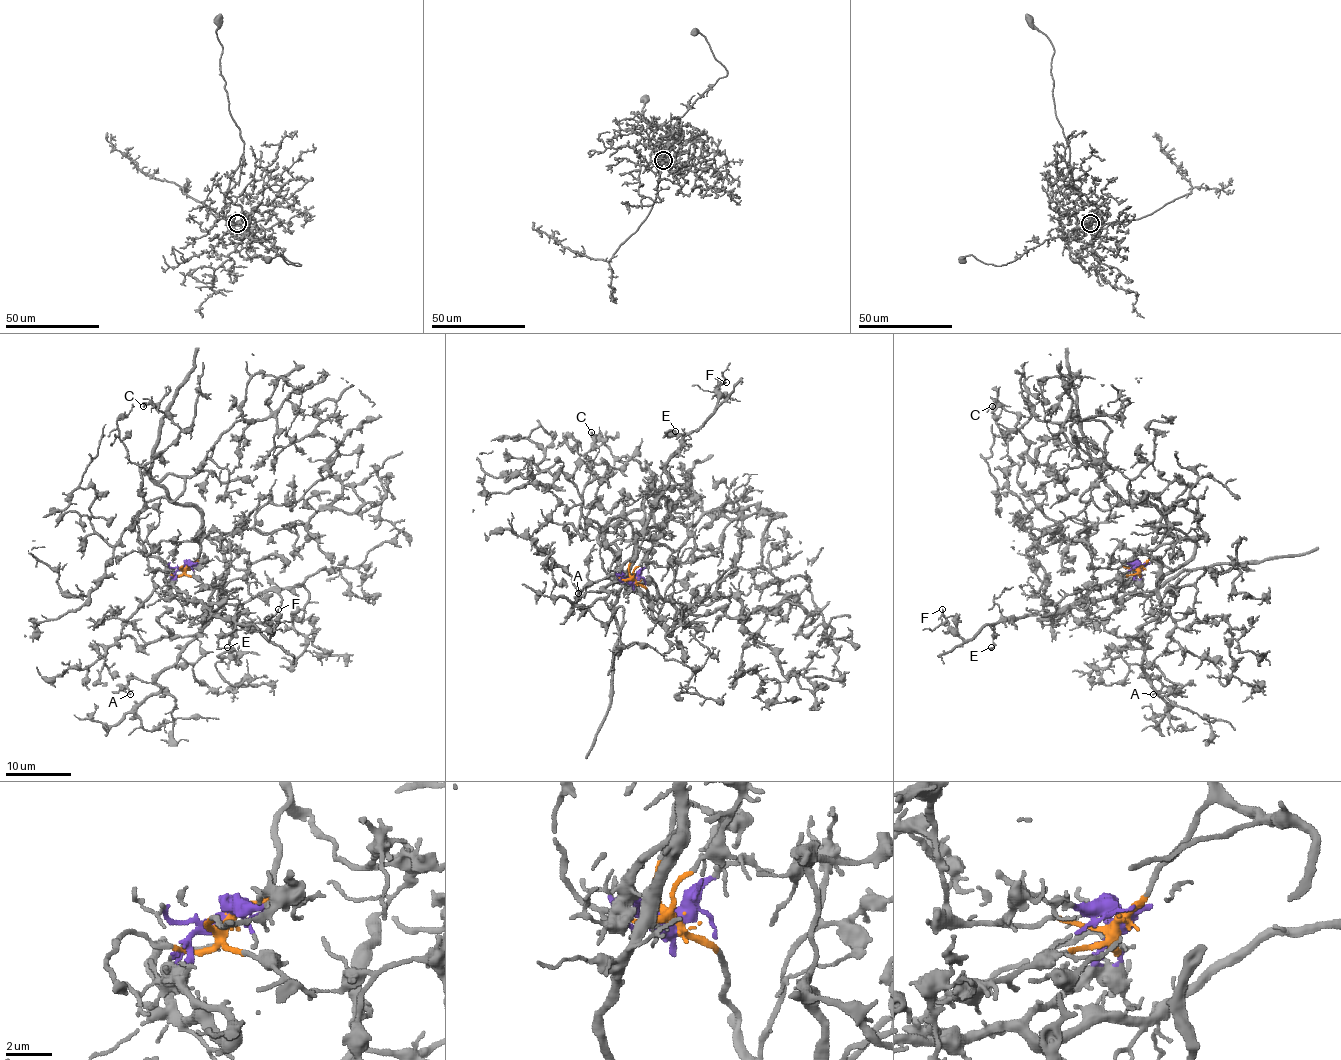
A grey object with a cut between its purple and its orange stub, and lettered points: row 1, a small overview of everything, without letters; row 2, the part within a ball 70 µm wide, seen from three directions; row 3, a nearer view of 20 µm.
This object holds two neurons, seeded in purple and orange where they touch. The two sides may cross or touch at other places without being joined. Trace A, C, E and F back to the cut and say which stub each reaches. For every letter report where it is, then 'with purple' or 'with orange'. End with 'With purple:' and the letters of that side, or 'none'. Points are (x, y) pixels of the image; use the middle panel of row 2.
A: (578, 593) | with orange
C: (591, 432) | with orange
E: (675, 431) | with purple
F: (726, 382) | with purple
With purple: E, F

